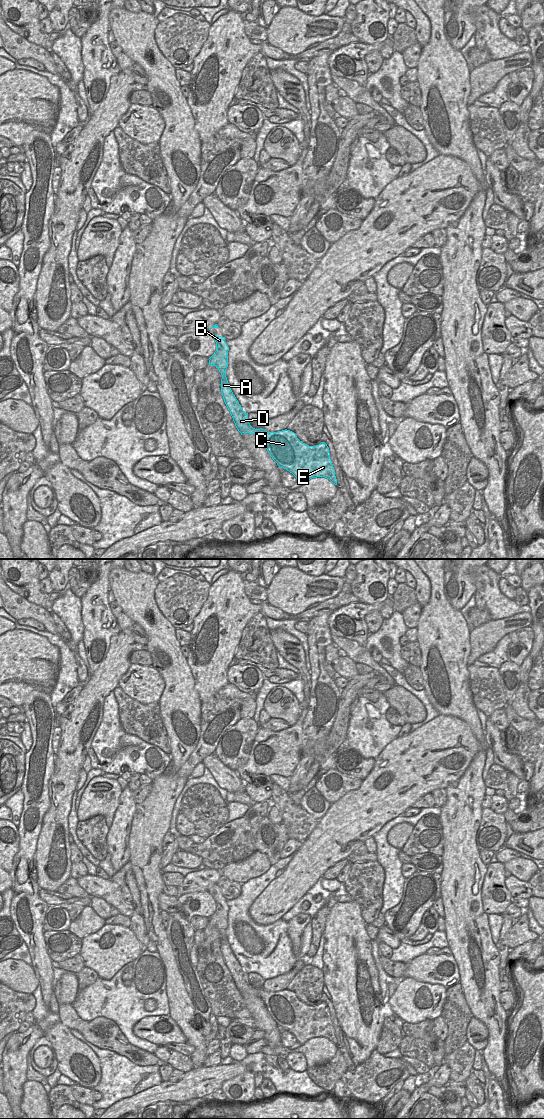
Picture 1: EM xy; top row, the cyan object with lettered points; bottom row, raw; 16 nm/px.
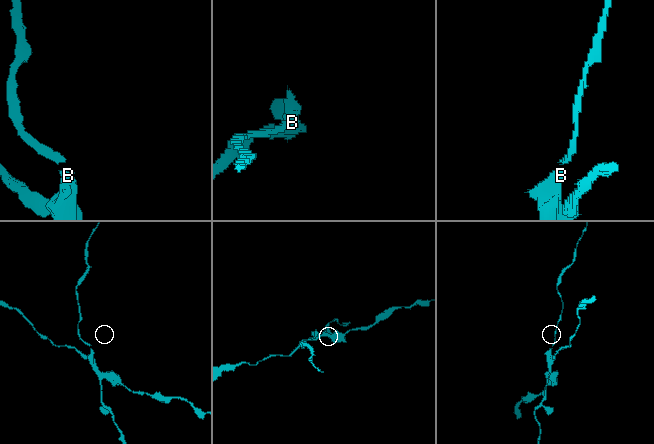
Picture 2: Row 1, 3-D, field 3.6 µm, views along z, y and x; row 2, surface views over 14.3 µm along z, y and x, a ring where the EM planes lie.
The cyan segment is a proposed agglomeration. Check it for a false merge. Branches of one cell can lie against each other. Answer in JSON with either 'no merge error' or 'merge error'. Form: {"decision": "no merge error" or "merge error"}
{"decision": "merge error"}

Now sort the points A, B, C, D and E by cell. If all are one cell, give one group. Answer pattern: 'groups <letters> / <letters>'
groups A C D E / B

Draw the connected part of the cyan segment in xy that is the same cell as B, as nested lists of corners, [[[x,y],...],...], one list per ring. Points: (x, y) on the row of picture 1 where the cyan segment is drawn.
[[[211,335],[215,342],[216,342],[216,351],[214,354],[209,358],[209,365],[215,366],[222,375],[222,379],[226,377],[226,369],[228,367],[228,351],[229,347],[224,341],[226,338]]]

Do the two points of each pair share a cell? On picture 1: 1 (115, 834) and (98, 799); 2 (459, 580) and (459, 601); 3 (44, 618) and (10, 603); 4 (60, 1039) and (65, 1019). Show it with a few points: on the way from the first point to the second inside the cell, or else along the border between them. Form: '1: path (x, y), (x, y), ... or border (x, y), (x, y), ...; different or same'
1: border (119, 803), (113, 821), (108, 827); different
2: path (459, 585), (458, 596); same
3: path (36, 612), (18, 607); same
4: border (60, 1021), (70, 1030); different

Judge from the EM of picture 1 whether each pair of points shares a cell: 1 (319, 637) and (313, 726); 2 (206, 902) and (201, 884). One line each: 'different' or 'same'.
1: same
2: different

